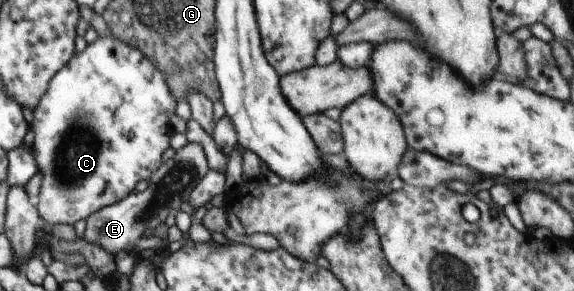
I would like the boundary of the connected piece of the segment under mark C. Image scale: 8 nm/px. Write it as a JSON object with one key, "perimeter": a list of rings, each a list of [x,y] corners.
{"perimeter":[[[100,36],[91,44],[87,44],[83,52],[76,52],[72,59],[50,81],[47,92],[39,99],[38,105],[32,114],[31,130],[34,132],[34,144],[31,149],[38,168],[42,175],[42,187],[40,188],[40,203],[38,206],[39,216],[43,218],[48,228],[55,224],[67,224],[73,226],[82,219],[87,219],[93,213],[102,208],[118,203],[127,195],[134,192],[135,186],[142,180],[149,180],[151,175],[163,164],[162,155],[170,147],[172,129],[170,127],[170,116],[175,114],[177,102],[167,86],[166,75],[162,74],[153,66],[153,63],[141,53],[135,46],[120,41],[118,37]]]}

